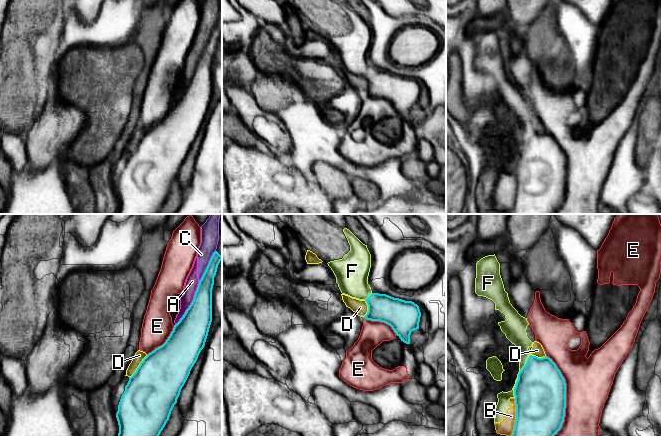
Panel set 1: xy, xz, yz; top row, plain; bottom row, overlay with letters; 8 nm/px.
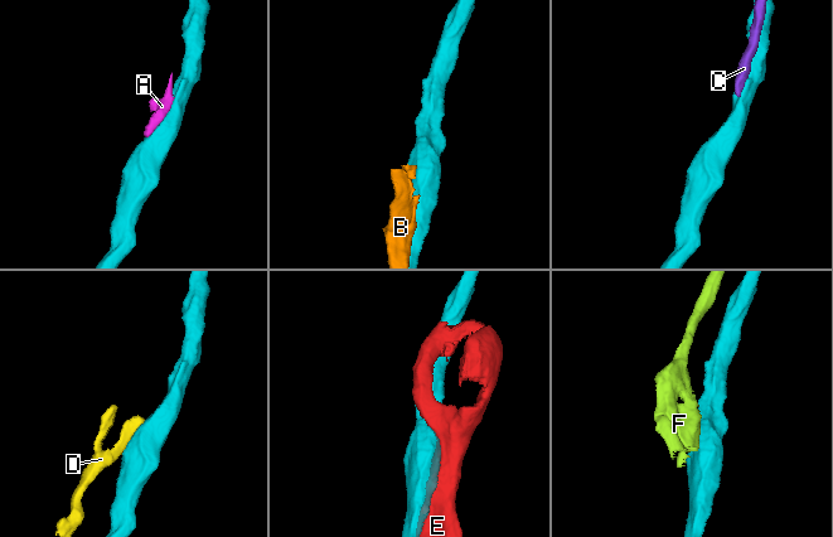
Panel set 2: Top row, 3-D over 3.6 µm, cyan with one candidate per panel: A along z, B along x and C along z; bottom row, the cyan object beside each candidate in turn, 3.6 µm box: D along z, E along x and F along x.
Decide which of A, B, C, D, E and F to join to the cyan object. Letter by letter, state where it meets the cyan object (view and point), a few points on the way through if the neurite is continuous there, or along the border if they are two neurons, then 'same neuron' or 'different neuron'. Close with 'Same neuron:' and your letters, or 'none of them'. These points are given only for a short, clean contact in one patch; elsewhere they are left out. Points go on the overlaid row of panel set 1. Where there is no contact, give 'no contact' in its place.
A: xy (191, 303) | different neuron
B: yz (516, 417) | different neuron
C: xy (207, 266) | different neuron
D: xy (139, 366) | along xy (147, 355), (129, 377) | different neuron
E: yz (565, 395) | different neuron
F: yz (518, 376) | along yz (530, 355), (518, 374), (514, 388), (514, 397) | different neuron
Same neuron: none of them

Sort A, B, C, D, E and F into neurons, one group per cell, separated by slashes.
A C D / B F / E

